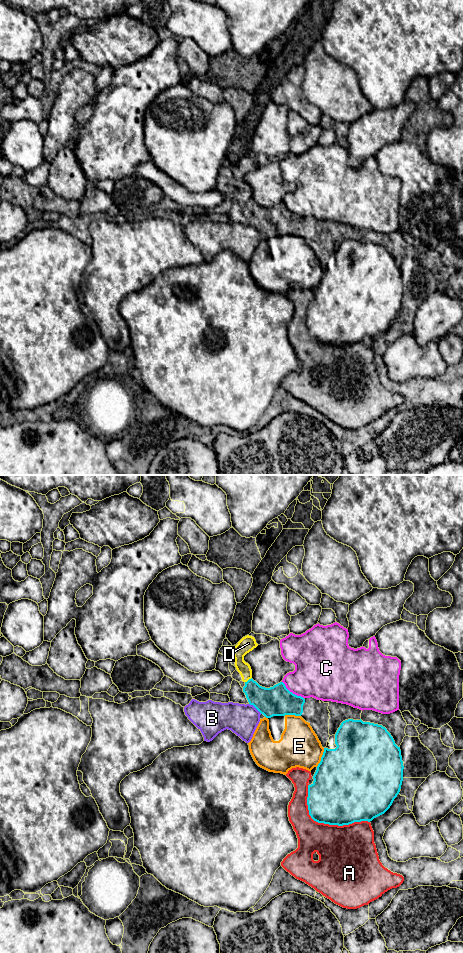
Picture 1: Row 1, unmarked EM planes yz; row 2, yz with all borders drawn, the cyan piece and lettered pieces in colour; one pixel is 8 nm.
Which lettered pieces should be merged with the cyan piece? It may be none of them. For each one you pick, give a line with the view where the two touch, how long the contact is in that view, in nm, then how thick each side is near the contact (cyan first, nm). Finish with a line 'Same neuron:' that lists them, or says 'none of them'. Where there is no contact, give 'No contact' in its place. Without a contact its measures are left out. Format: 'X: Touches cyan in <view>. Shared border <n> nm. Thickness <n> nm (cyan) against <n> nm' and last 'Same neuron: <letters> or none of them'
D: Touches cyan in yz. Shared border 70 nm. Thickness 220 nm (cyan) against 110 nm
Same neuron: D

